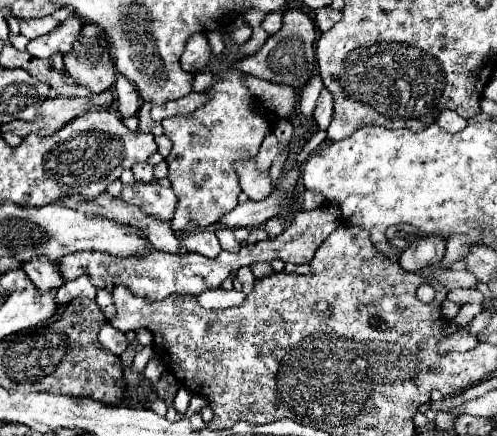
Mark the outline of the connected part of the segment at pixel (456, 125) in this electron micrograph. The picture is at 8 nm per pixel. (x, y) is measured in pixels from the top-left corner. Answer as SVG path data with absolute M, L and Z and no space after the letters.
M443 111L437 119L437 123L449 131L449 133L457 133L457 131L463 131L467 127L467 121L463 117L459 117L455 111Z

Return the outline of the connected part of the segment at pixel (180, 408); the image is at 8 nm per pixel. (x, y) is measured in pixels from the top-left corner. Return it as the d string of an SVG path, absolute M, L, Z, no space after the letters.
M181 387L181 389L177 391L177 395L175 395L175 401L173 401L173 407L177 409L179 415L183 415L183 413L187 411L189 401L191 401L191 393L189 393L185 387Z

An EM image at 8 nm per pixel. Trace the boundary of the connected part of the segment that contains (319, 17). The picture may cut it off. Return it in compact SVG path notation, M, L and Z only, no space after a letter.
M321 7L315 11L315 23L317 23L319 31L331 29L339 19L341 19L341 11L335 11L331 7Z

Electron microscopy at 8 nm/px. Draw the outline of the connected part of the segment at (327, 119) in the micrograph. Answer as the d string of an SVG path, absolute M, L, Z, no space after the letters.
M323 89L319 95L319 101L317 101L317 107L313 111L313 119L319 127L319 131L327 131L327 127L331 123L331 115L333 115L333 97L327 89Z

